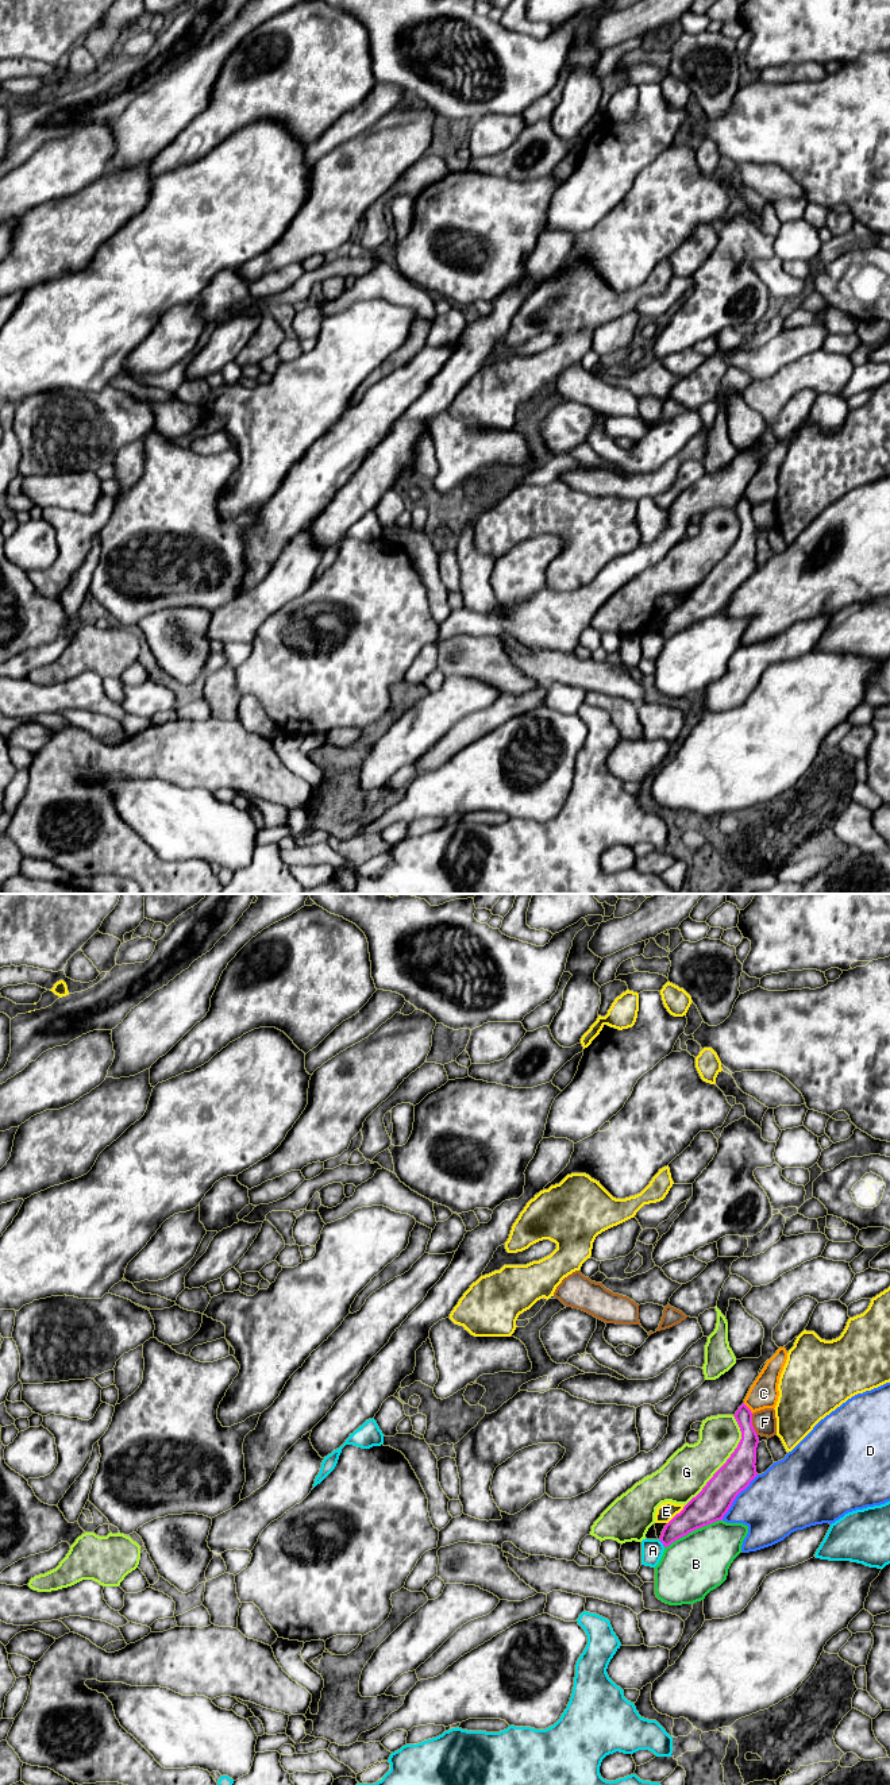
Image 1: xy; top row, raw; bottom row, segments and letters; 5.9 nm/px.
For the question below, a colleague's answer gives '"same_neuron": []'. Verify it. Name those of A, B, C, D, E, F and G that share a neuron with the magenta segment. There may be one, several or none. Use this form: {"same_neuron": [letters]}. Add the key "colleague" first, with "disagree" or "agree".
{"colleague": "agree", "same_neuron": []}

